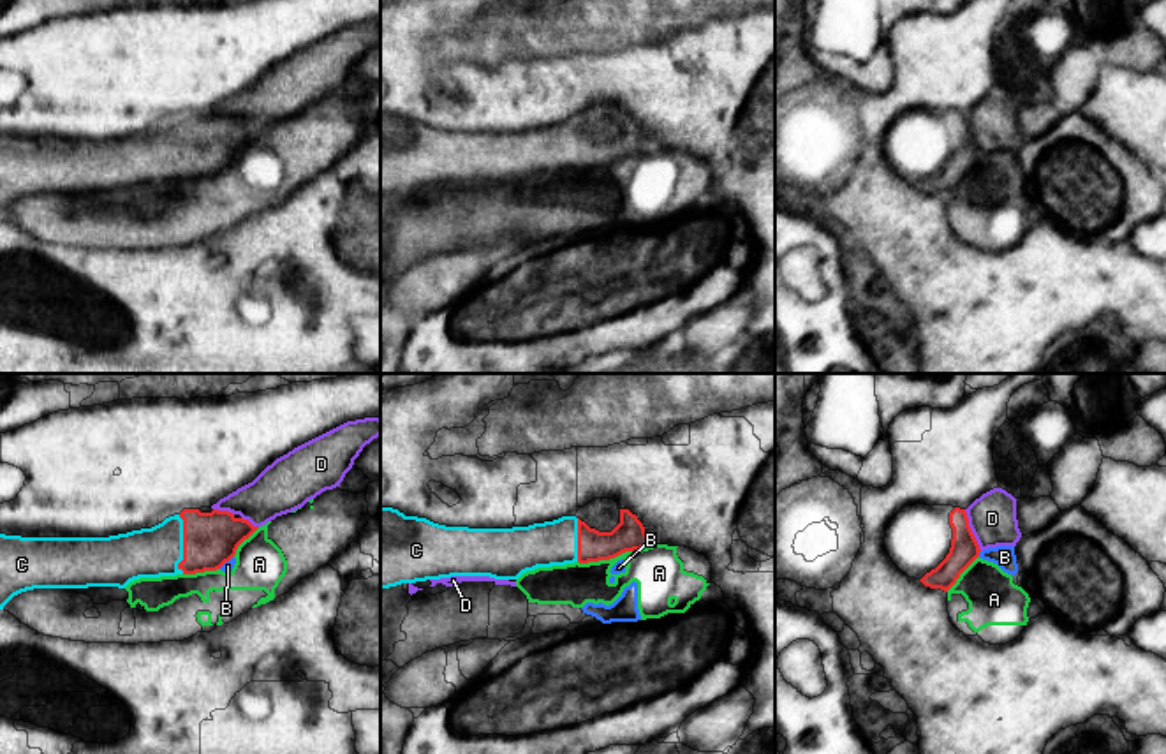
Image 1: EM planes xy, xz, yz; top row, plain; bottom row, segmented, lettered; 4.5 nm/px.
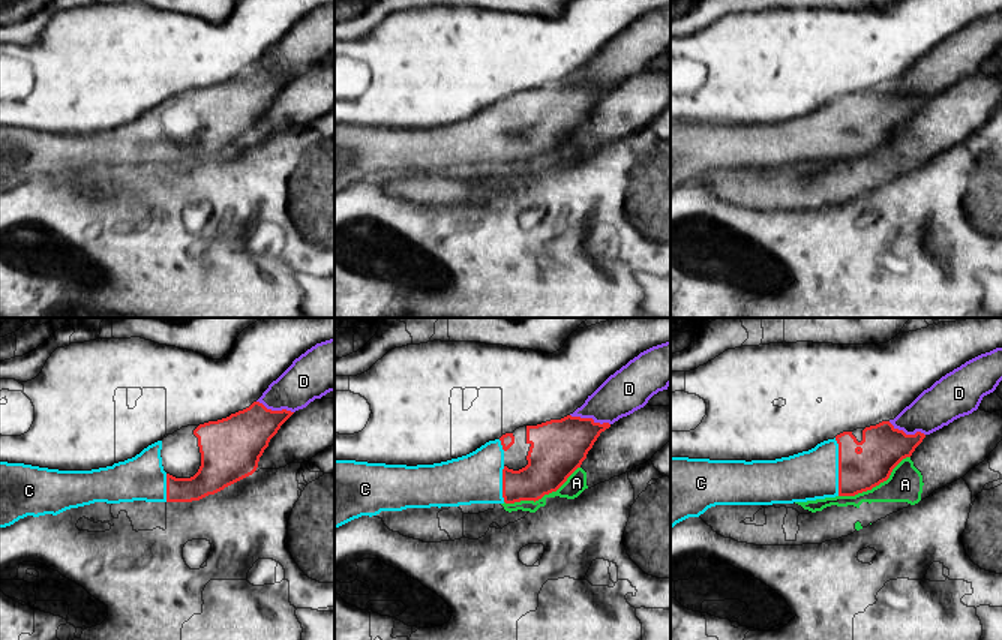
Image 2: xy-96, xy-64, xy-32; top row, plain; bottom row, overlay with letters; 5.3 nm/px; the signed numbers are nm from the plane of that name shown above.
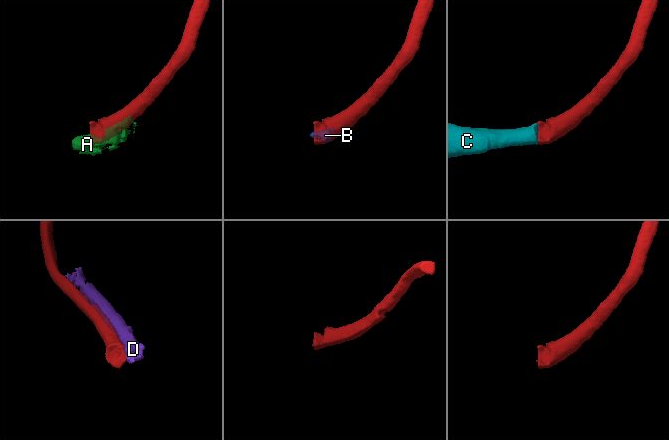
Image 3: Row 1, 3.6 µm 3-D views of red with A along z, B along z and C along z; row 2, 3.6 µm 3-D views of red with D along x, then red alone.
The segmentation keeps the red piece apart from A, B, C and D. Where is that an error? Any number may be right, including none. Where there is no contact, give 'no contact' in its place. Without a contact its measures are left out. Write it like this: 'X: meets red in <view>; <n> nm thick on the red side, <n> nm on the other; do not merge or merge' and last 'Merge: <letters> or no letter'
A: meets red in xz; 150 nm thick on the red side, 220 nm on the other; do not merge
B: meets red in yz; 130 nm thick on the red side, 100 nm on the other; do not merge
C: meets red in xy; 260 nm thick on the red side, 220 nm on the other; merge
D: meets red in yz; 130 nm thick on the red side, 220 nm on the other; do not merge
Merge: C

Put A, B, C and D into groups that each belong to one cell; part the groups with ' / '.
A B / C / D

